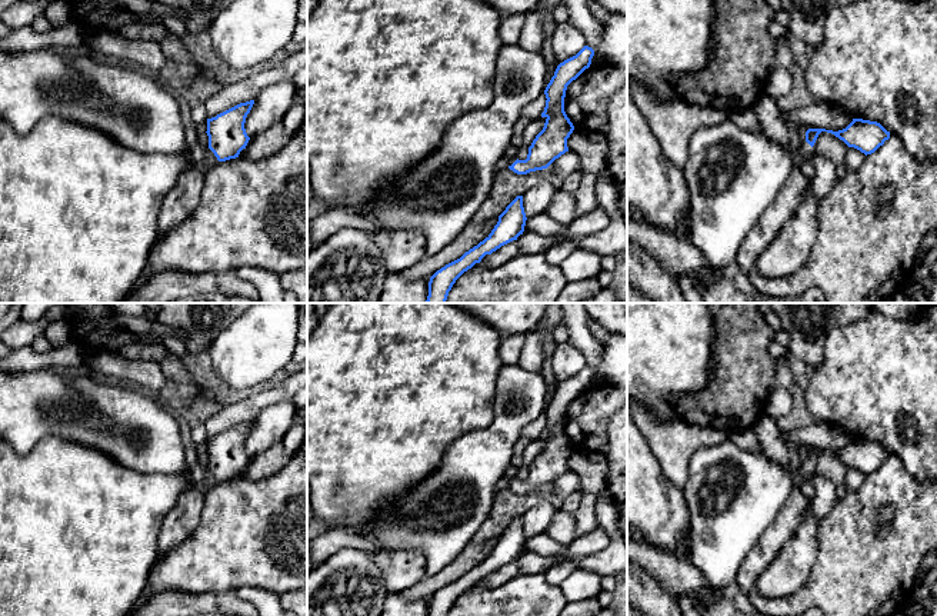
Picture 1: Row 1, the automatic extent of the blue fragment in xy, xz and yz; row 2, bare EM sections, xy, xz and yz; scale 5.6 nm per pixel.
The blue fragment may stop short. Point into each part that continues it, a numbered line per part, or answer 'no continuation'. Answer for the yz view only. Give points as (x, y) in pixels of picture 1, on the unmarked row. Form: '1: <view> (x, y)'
1: yz (806, 470)

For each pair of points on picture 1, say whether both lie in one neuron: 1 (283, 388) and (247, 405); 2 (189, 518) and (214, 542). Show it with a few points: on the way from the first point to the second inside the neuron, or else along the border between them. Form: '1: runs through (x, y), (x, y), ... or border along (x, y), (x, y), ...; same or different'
1: runs through (274, 395), (256, 403); same
2: border along (204, 495), (199, 525), (173, 548); different

